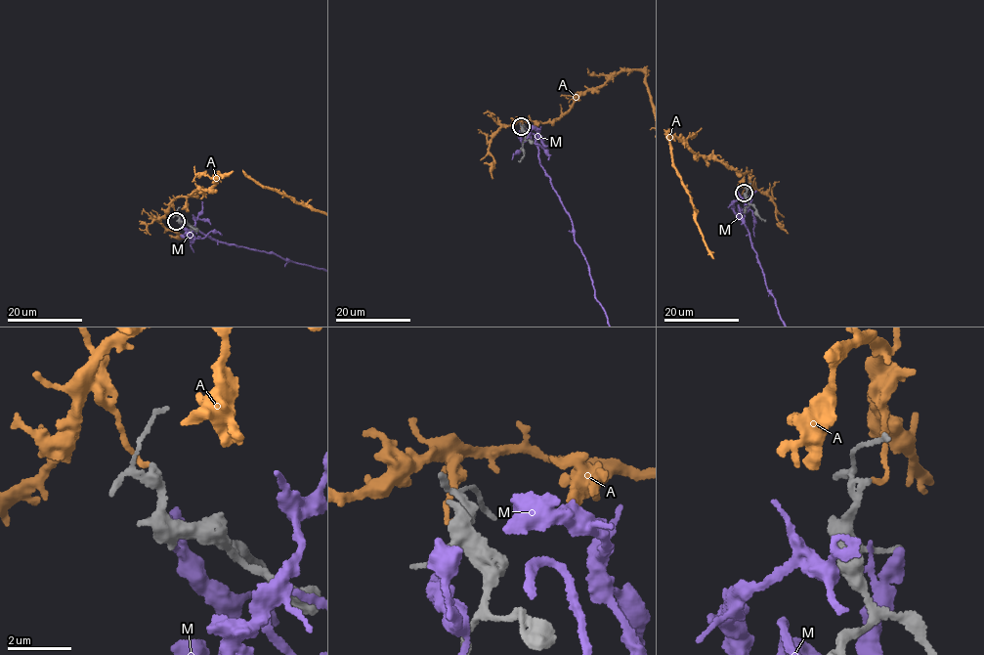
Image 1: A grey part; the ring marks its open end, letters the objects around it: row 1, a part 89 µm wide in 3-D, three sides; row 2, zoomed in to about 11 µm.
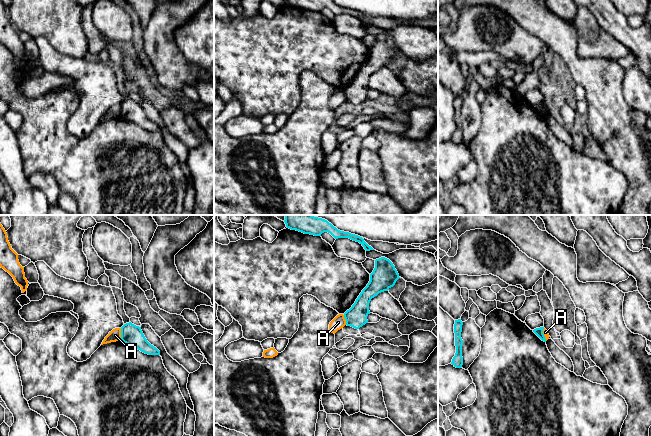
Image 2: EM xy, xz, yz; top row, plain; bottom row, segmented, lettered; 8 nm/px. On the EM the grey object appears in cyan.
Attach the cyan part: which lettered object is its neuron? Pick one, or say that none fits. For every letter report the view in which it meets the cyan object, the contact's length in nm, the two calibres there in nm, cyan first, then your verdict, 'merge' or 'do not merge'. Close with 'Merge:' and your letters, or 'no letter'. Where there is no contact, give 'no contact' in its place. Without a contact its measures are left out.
A: contact in xy; length 100 nm; calibres 160 and 100 nm; do not merge
M: no contact; do not merge
Merge: no letter

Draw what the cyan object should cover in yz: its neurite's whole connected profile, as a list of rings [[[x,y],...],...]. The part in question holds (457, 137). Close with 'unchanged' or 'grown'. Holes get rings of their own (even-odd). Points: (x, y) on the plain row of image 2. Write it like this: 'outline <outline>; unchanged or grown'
outline [[[461,95],[455,96],[454,109],[455,109],[456,129],[452,135],[451,140],[456,144],[461,144],[463,141],[463,133],[462,133],[463,116],[461,114],[462,101],[463,98],[461,97]]]; unchanged

